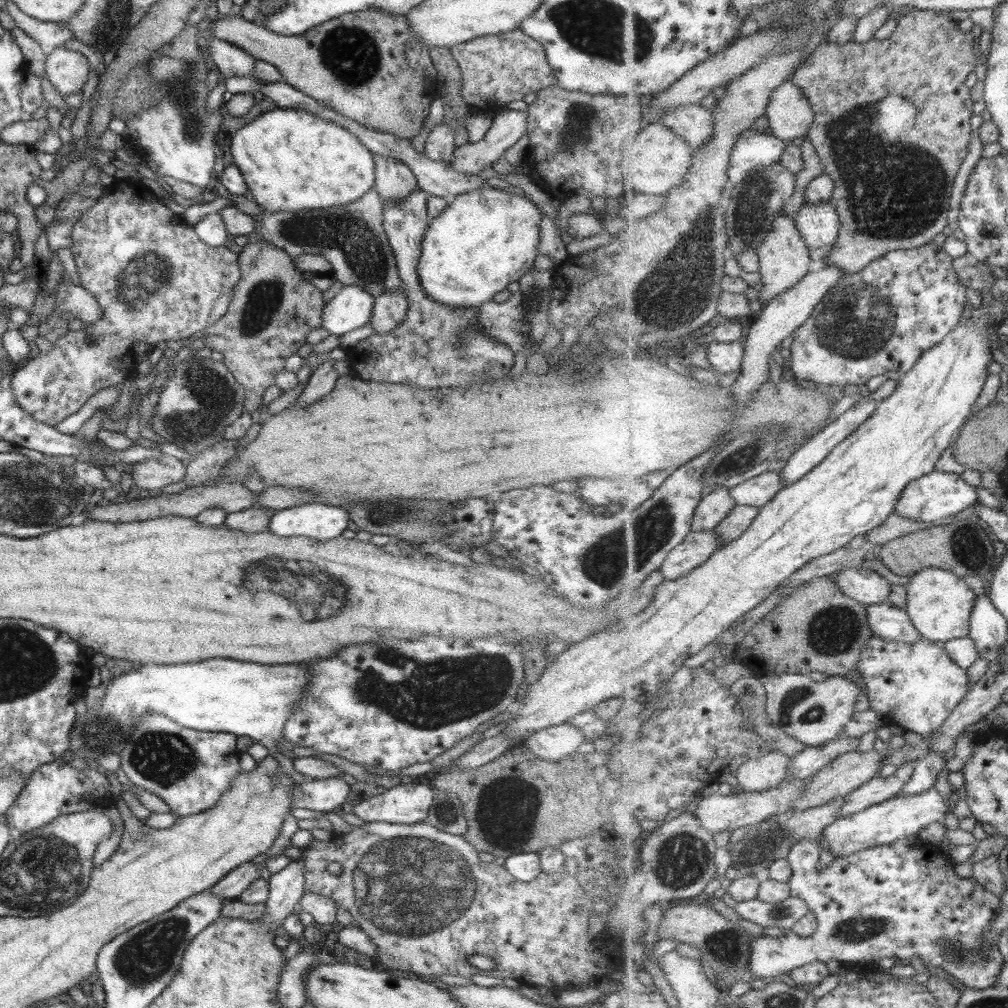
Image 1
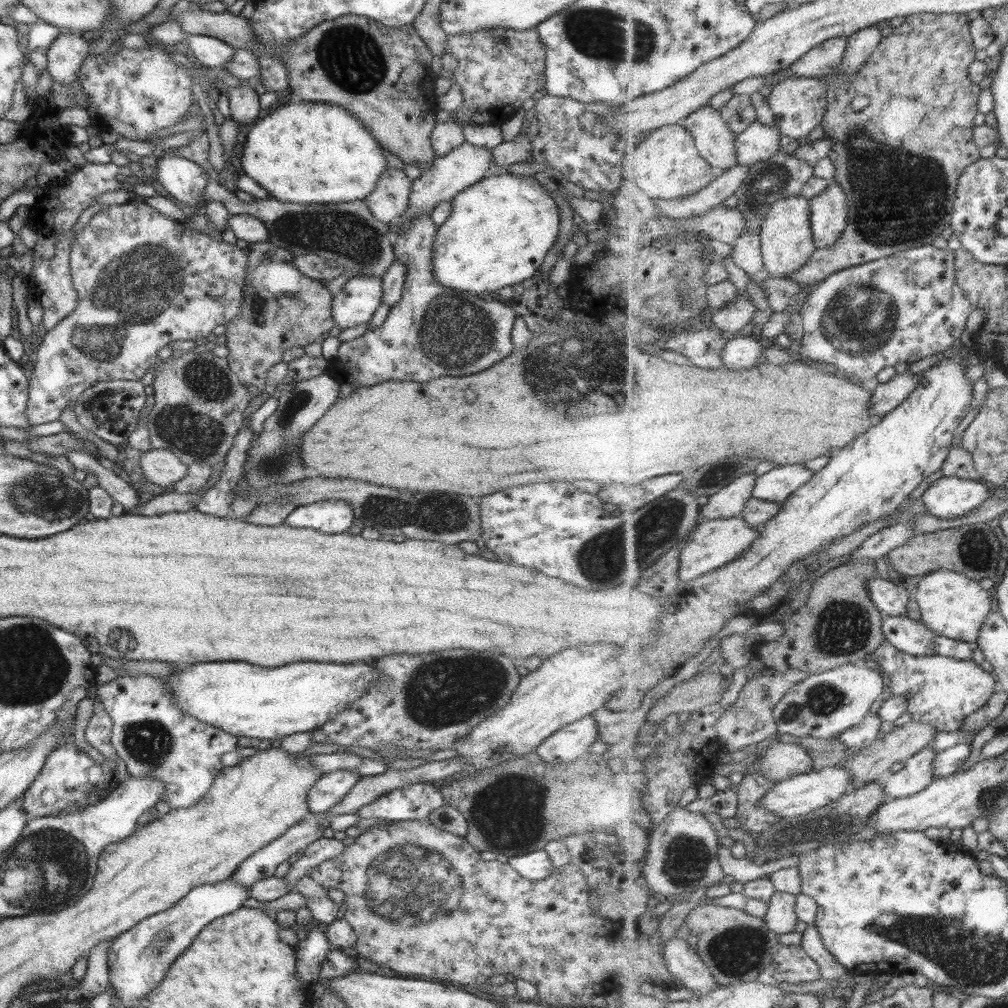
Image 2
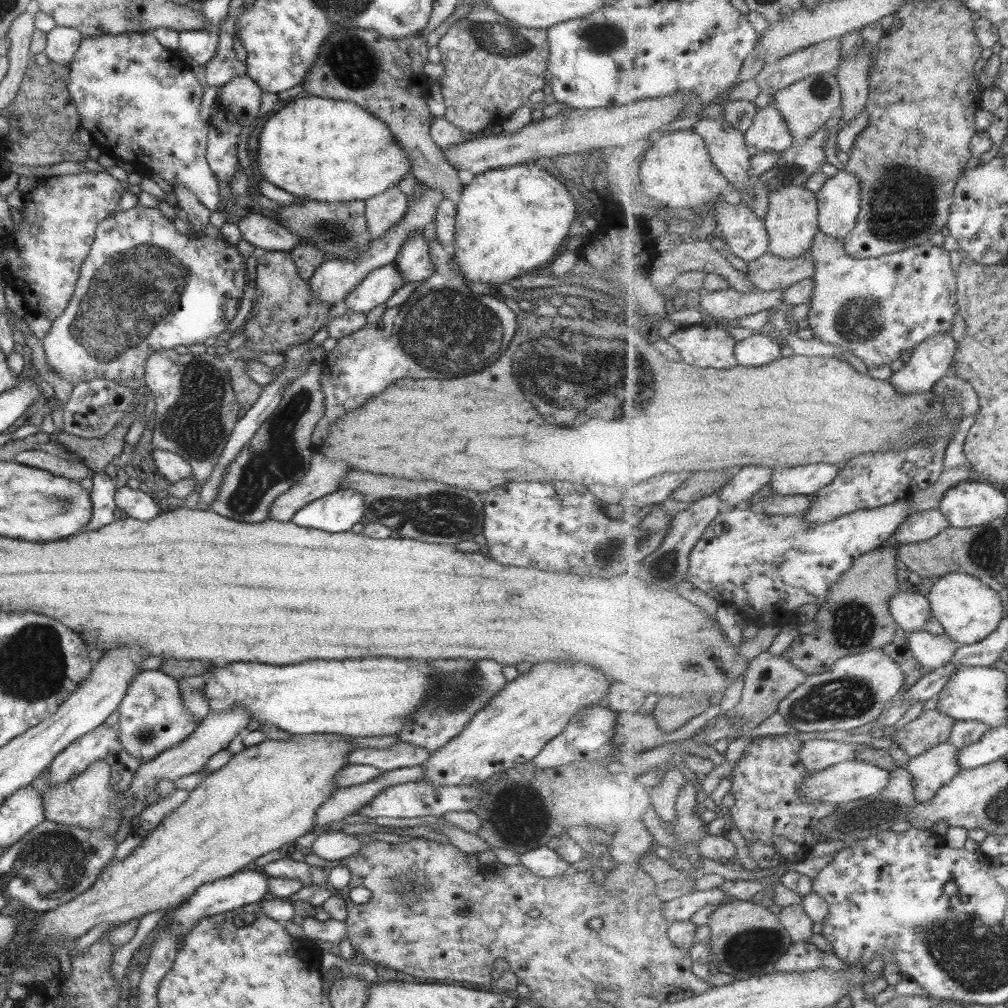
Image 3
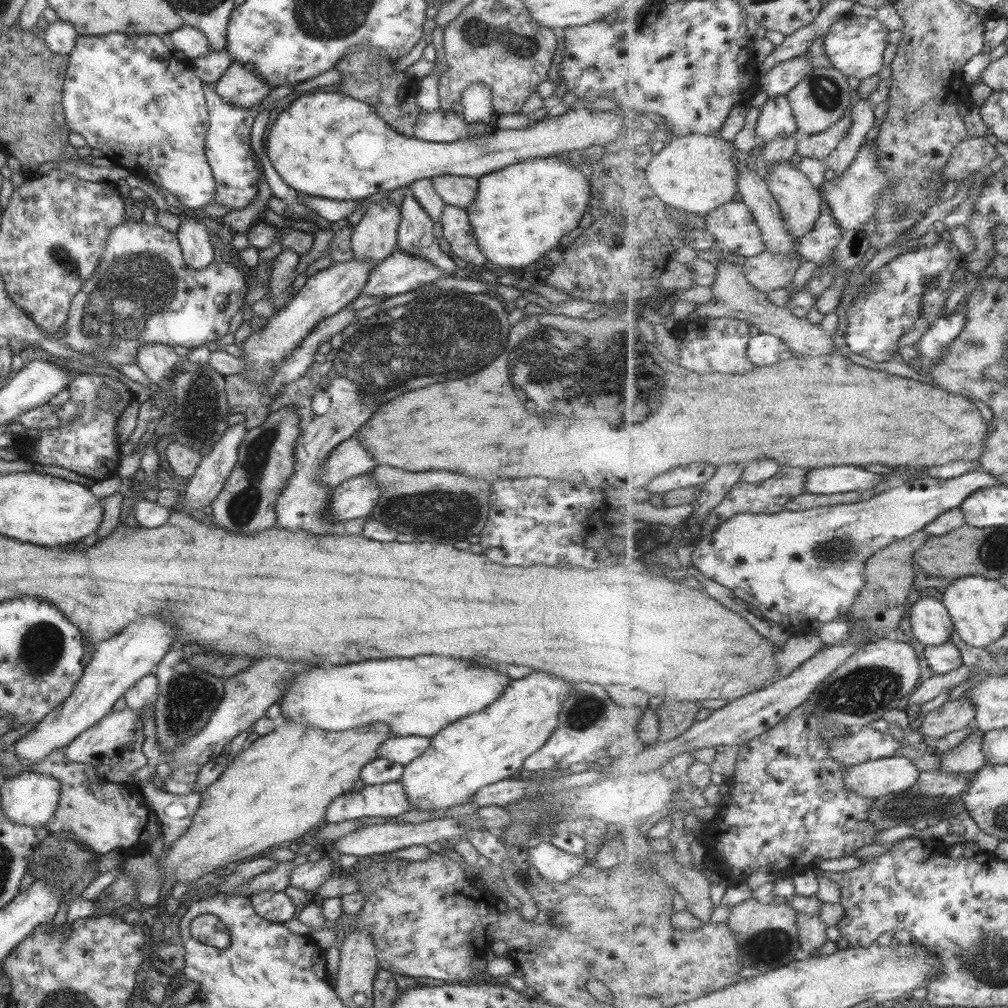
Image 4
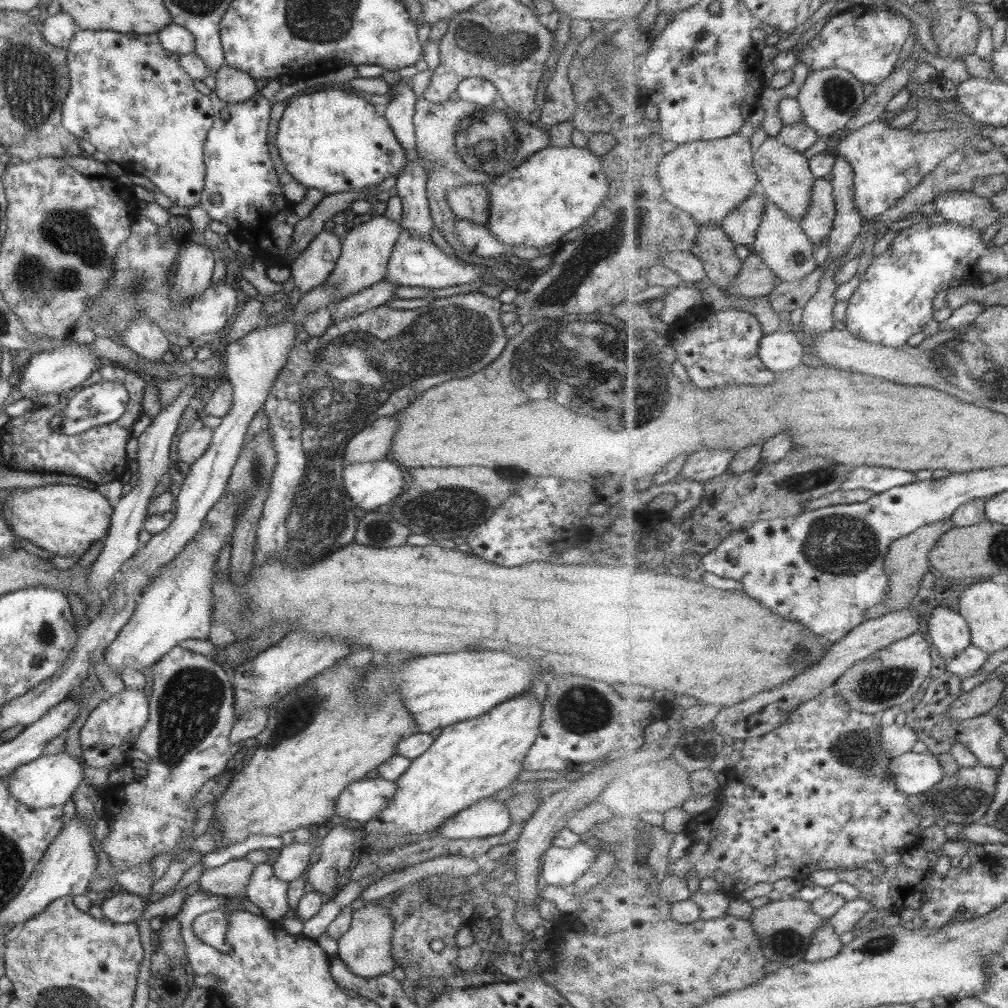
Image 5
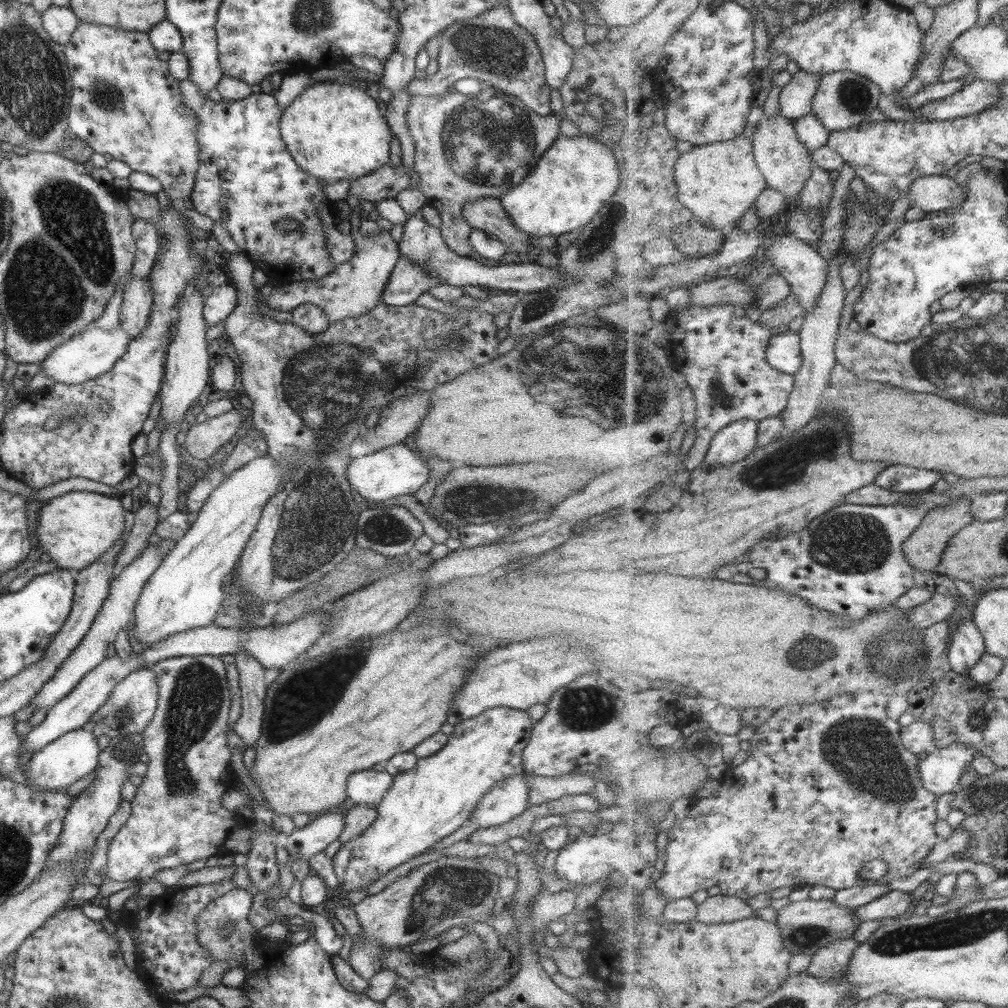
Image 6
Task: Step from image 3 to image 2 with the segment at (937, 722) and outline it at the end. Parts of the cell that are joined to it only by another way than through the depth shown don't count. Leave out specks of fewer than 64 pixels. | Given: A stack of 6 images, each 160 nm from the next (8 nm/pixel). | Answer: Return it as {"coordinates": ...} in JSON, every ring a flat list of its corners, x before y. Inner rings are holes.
{"coordinates":[[910,721,900,727,895,727,894,731,885,733,884,737,878,737,875,743,863,748,863,750,849,762,839,764,839,767,852,772,852,786,855,790,864,787,867,784,884,779,889,773,889,768,893,763,902,763,909,761,915,754,921,750,927,749,927,746,933,742,937,729,931,724,923,721]]}

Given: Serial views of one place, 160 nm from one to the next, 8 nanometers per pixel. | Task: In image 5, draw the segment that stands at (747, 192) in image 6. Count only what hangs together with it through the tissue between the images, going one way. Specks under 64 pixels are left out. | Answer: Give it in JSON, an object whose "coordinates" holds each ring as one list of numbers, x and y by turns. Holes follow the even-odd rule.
{"coordinates":[[740,133,715,140,678,144,662,158,658,166,658,179,669,203,688,213,698,224,713,223,722,227,723,220,737,209,739,204,743,204,747,197,753,194,751,192,760,189,761,180,754,169,754,156,755,151,751,147,751,140,749,137,741,136]]}

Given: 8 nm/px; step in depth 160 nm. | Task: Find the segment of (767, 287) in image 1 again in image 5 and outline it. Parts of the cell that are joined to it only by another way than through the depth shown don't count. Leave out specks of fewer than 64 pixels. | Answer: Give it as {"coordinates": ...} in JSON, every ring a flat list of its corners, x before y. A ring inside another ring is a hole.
{"coordinates":[[767,137,755,151,754,169,760,178,759,188,768,196,780,210,783,210,792,220,803,221,811,207,814,192,815,175,811,170,810,159,805,158,803,151,787,146,780,137]]}

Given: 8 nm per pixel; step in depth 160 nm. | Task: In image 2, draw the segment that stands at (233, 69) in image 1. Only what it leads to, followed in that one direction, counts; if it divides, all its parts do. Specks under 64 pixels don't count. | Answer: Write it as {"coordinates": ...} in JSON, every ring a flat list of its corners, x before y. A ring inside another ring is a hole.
{"coordinates":[[187,35,186,41,196,62,204,67,225,66,234,55,234,48,210,36]]}

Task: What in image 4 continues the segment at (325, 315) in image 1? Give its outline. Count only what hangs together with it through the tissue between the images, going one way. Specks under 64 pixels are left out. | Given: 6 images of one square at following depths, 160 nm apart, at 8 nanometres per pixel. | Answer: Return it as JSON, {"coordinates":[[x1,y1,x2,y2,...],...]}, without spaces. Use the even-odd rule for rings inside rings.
{"coordinates":[[396,249,389,256,382,258,373,270,370,270,361,294,373,296,373,298,375,296,387,298,413,291,439,278,447,277,424,258,411,256]]}

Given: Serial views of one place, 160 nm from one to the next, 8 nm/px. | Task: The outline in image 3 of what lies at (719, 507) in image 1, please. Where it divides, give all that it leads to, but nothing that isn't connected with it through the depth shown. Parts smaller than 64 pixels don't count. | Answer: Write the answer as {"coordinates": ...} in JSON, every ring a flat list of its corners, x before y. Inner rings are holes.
{"coordinates":[[766,466,741,467,721,490,721,501,725,503,725,508,746,507,751,497,770,482,775,471,774,467]]}

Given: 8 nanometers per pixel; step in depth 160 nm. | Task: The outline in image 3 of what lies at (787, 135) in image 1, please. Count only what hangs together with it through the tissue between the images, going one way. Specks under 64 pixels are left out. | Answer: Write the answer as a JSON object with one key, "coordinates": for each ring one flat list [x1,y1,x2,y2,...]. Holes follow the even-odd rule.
{"coordinates":[[823,72,798,80,783,90,776,92,773,97,776,107,787,121,791,134,798,141,807,139,821,128,823,124,837,115,842,106,842,88,834,72]]}

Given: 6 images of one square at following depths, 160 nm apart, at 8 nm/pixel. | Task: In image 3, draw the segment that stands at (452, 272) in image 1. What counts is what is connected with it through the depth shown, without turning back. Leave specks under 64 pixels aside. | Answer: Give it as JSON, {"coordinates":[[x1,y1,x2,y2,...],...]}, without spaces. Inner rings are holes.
{"coordinates":[[515,164,497,169,487,169,479,174,474,174,469,184,462,187,459,194,459,201,455,205,455,236,453,236,455,242,451,248,457,273,463,277,463,280,485,283,485,285,493,284,492,287,495,290,497,288,495,284,499,284,500,289,501,286,505,286,511,280,528,275,533,269,538,271,542,267,542,264,545,264,555,253,559,253,562,250,563,239,568,235,569,227,575,219,575,212,578,210,580,210,580,206,577,202,573,201,571,194,565,189,565,182,547,166,538,168,535,166]]}

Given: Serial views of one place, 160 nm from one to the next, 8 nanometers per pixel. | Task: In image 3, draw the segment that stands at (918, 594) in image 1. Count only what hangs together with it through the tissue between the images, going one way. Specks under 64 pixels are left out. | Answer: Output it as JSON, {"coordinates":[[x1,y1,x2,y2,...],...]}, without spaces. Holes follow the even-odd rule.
{"coordinates":[[949,573,937,578,927,594,933,609,933,614,943,625,946,634,962,645,975,644,985,640,997,630,1001,619,1005,616,1005,606,1001,602,999,585,989,585,980,578]]}

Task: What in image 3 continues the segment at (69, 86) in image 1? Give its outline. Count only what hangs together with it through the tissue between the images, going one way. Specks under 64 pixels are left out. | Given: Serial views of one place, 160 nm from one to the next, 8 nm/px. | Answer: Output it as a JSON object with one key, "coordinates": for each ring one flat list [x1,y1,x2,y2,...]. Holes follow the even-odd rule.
{"coordinates":[[56,26,46,33,45,56,51,63,68,66,82,38,74,28]]}

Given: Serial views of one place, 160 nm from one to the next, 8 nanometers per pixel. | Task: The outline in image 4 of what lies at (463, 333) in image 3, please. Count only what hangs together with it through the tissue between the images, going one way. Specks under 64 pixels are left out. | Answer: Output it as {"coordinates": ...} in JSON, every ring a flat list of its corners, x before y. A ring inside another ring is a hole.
{"coordinates":[[453,288,435,289,422,292,413,300,407,301,401,306,395,306,393,309,388,309,387,312,379,311,377,314,364,320,353,320,353,322,347,324,343,330,340,330,339,333,335,334,329,342,331,344,331,350,329,350,325,355,324,363,316,363,314,361,301,378,298,378,293,382,288,382,281,388,278,388,280,391,276,396,274,396,272,402,268,405,269,413,283,407,289,407,300,416,298,424,299,436,297,437,294,450,294,457,296,458,294,462,295,471,291,476,289,476,287,483,285,483,285,489,283,489,277,497,275,503,275,526,290,531,302,530,311,533,312,535,319,536,341,533,341,524,338,524,336,520,330,520,330,518,326,518,326,516,324,516,324,510,328,503,328,494,331,490,330,488,323,487,323,485,319,485,319,483,317,483,317,479,315,479,318,468,321,466,323,460,326,459,326,456,329,455,331,450,333,450,340,442,343,442,343,440,353,436,356,431,355,428,357,428,359,424,363,424,363,420,367,420,367,416,371,416,371,412,373,412,379,404,385,404,387,400,395,398,395,394,399,396,399,394,403,394,403,392,407,392,407,390,415,390,415,388,421,388,421,386,427,386,427,384,433,384,433,382,439,382,439,380,459,380,459,378,465,378,465,376,469,376,469,374,479,372,480,370,483,370,487,364,491,364,491,362,493,362,493,358,497,358,506,346,508,330,510,329,510,326,507,323,507,315,508,314,504,311,501,299,497,296,493,296,492,294,470,294]]}

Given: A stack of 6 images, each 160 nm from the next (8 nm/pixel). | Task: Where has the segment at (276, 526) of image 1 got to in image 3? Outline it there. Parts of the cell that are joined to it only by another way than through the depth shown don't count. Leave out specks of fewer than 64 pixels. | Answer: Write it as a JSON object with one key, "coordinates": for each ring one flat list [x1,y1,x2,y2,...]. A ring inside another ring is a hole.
{"coordinates":[[335,490,303,505,291,517,291,522,301,528,326,533,349,532,356,522,362,522,362,496,354,490]]}

